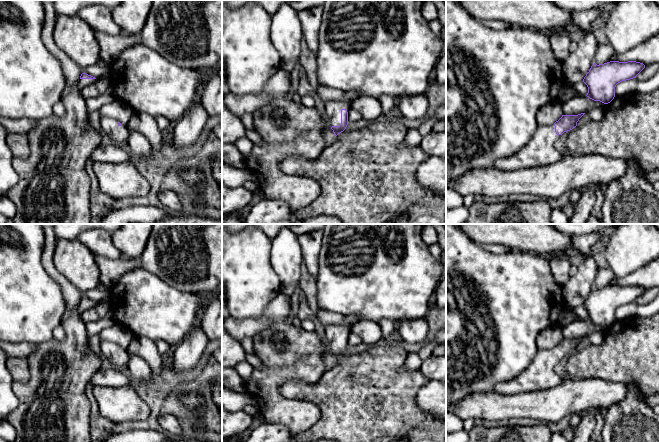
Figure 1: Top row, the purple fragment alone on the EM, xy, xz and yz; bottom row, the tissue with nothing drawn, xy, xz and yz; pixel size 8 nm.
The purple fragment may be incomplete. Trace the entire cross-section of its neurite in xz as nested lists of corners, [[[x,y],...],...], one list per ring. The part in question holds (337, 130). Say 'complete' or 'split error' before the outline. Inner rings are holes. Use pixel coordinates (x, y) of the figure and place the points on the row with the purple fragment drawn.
split error; [[[345,91],[343,99],[325,102],[324,121],[336,136],[346,129],[348,113],[353,102],[360,96],[362,95],[356,91]]]

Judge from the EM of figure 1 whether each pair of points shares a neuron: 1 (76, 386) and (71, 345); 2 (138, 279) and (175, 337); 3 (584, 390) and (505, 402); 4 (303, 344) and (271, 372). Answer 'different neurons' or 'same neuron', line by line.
1: same neuron
2: same neuron
3: same neuron
4: same neuron

